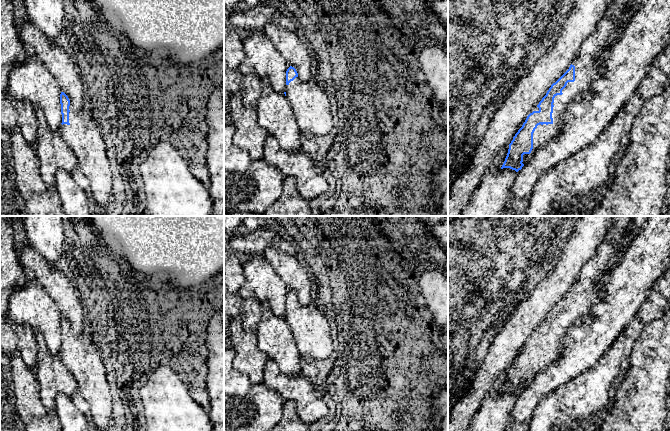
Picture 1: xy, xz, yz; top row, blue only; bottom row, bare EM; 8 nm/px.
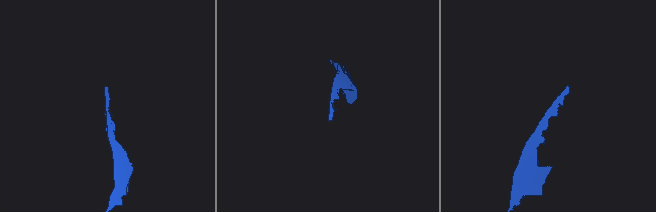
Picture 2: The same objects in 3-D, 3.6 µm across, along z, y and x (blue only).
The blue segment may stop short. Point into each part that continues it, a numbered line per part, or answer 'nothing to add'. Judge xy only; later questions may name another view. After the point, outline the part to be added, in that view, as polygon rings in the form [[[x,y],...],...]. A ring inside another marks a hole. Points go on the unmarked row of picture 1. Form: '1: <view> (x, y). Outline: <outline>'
1: xy (84, 361). Outline: [[[69,330],[69,349],[63,348],[59,358],[74,376],[77,392],[89,404],[92,421],[98,431],[106,431],[112,416],[112,395],[102,356],[91,334],[75,334]]]

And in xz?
1: xz (311, 330). Outline: [[[298,301],[286,309],[289,325],[303,360],[325,360],[334,351],[326,316],[314,306],[302,306]]]

